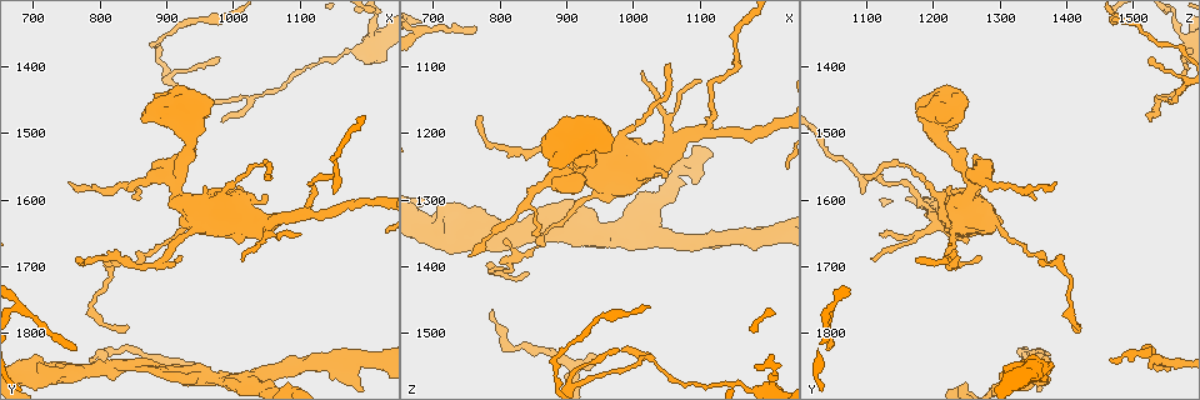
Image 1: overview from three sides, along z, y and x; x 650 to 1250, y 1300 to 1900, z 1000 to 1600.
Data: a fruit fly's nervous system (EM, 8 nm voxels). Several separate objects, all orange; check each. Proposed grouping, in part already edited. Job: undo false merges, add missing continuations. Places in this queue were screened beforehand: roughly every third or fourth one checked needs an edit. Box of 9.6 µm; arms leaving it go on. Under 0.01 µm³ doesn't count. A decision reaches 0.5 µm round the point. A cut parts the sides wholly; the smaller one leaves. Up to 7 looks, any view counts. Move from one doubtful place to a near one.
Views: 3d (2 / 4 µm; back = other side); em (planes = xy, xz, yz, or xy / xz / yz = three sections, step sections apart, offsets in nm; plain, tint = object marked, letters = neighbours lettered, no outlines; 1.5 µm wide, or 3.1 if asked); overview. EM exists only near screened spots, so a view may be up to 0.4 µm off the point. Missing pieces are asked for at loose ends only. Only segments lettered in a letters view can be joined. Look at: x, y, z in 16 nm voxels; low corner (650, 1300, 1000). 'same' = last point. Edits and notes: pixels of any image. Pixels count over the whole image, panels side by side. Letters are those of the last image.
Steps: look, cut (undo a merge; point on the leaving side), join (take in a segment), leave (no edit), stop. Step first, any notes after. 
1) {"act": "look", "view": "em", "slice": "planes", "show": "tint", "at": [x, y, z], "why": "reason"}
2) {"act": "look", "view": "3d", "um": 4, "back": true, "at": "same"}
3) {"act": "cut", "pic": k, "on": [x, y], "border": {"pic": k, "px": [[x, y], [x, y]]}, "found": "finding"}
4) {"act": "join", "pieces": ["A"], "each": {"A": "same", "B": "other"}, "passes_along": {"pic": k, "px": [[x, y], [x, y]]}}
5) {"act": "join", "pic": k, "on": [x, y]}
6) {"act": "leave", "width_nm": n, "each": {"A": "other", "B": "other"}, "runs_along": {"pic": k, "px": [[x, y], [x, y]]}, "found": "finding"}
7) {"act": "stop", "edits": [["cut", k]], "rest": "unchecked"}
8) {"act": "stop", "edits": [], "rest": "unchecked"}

{"act": "look", "view": "3d", "um": 4, "at": [1000, 1875, 1345]}

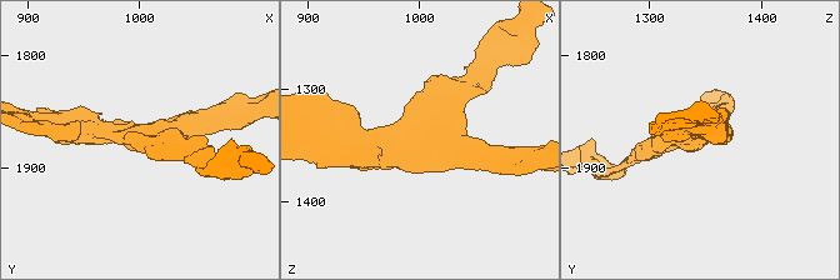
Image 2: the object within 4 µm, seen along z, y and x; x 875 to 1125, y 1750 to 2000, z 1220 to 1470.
{"act": "look", "view": "em", "slice": "planes", "show": "plain", "at": [1000, 1870, 1344], "why": "need the tissue"}

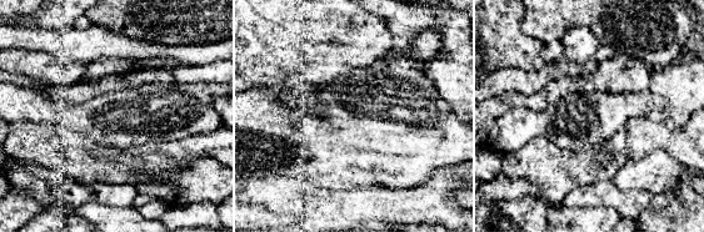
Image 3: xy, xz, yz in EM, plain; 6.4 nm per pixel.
{"act": "look", "view": "em", "slice": "planes", "show": "letters", "at": "same"}

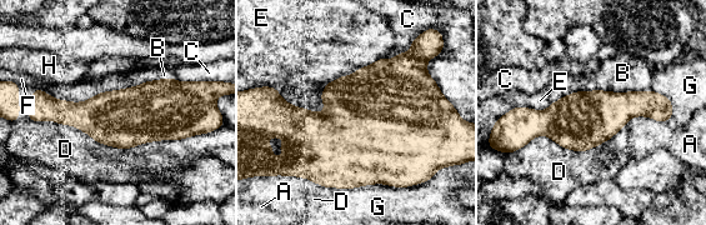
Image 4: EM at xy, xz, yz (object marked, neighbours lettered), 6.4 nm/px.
{"act": "leave", "longest_contact_nm": ["D", 700], "each": {"A": "other", "B": "other", "C": "other", "D": "other", "E": "other", "F": "other", "G": "other", "H": "other"}, "found": "all the same cell"}

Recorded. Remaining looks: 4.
{"act": "look", "view": "3d", "um": 4, "at": [920, 1575, 1265], "why": "arms part here"}

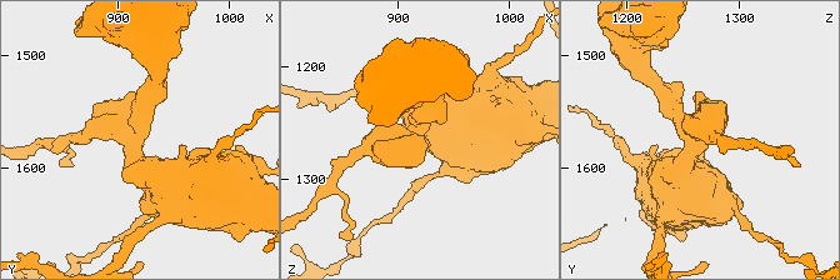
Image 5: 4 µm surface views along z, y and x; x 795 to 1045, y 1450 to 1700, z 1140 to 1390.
{"act": "look", "view": "em", "slice": "xy", "step": 4, "show": "tint", "at": [916, 1574, 1260]}

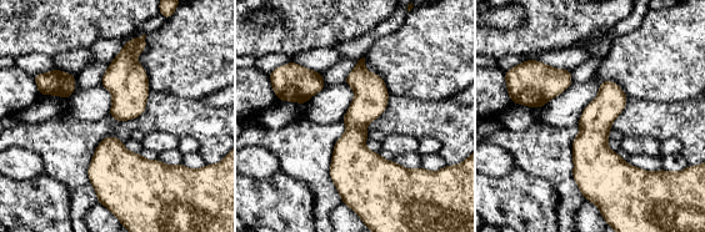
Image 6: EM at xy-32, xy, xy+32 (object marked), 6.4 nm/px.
{"act": "look", "view": "em", "slice": "yz", "step": 4, "show": "letters", "at": "same", "why": "cut it another way"}

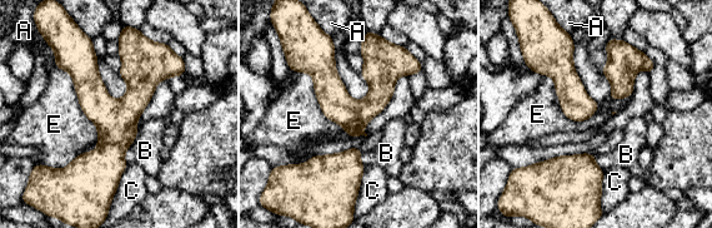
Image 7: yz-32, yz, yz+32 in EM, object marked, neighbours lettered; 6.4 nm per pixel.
{"act": "leave", "width_nm": 90, "each": {"A": "other", "B": "other", "C": "other", "E": "other"}, "found": "continuous, no second cell"}

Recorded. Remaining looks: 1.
{"act": "stop", "edits": [], "rest": "unchecked"}

